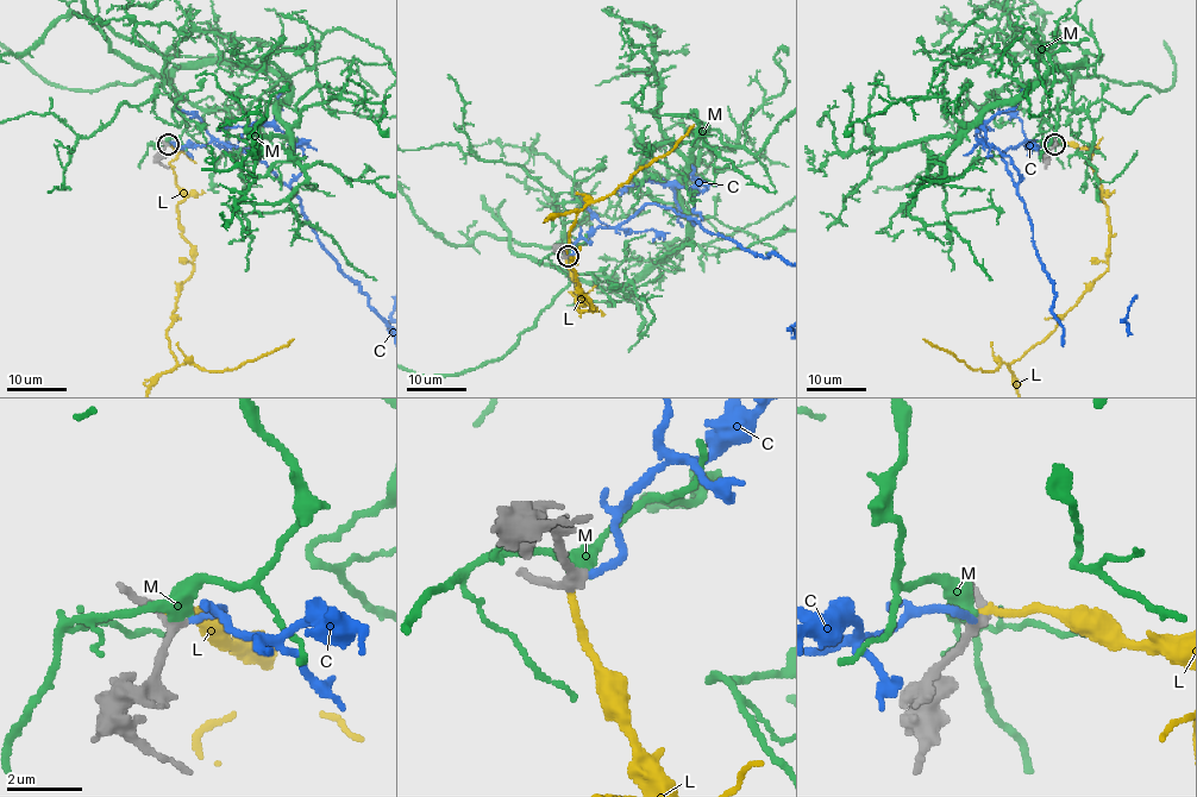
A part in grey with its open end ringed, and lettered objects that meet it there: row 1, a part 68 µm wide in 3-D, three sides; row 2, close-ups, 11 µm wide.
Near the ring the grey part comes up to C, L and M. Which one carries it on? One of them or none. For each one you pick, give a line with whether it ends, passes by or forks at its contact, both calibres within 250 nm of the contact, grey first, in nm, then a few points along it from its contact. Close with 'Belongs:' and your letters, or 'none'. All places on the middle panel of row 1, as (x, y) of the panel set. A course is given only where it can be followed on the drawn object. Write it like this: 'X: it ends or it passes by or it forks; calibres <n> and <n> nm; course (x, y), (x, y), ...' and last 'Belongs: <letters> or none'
C: it ends; calibres 260 and 170 nm
Belongs: C

